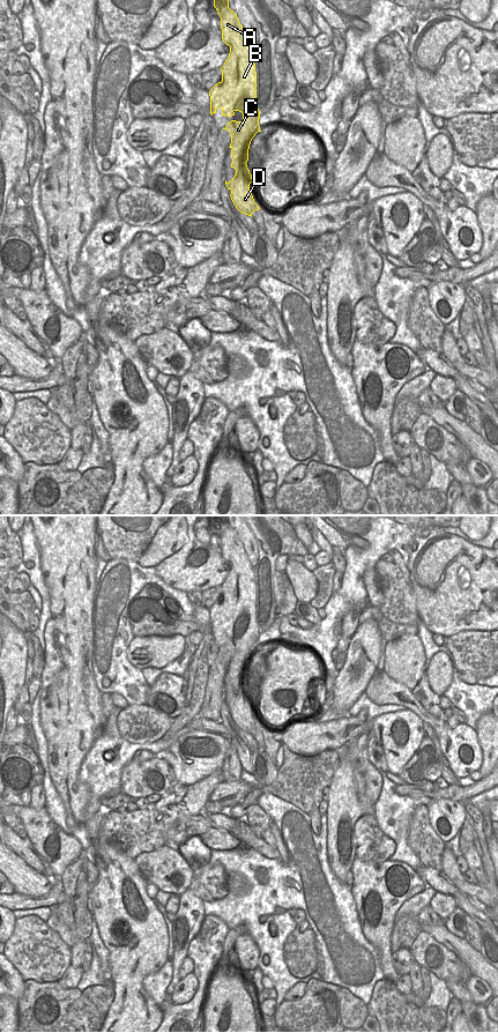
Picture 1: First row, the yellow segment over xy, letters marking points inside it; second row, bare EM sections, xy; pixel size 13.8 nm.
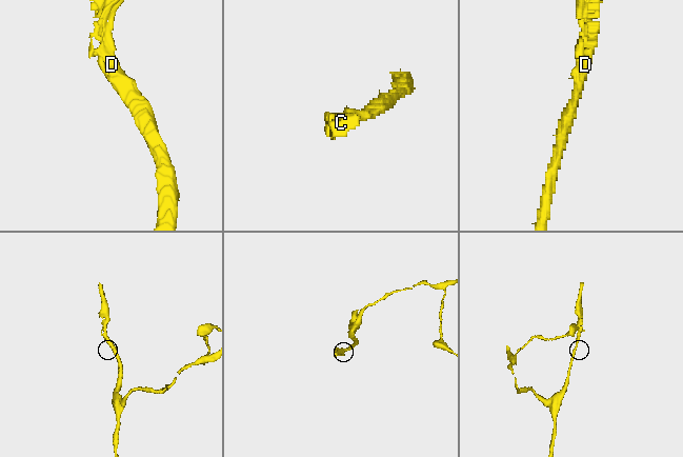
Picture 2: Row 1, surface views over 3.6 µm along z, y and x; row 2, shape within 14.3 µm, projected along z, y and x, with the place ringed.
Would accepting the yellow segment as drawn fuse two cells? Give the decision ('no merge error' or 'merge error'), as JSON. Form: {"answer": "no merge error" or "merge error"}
{"answer": "no merge error"}

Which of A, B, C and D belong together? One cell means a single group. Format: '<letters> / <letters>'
A B C D

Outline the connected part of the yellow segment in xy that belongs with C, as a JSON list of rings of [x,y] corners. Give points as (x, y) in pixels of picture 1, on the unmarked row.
[[[214,515],[214,525],[221,535],[222,557],[230,564],[230,571],[221,585],[222,599],[210,609],[210,632],[222,627],[222,633],[235,633],[236,629],[243,631],[243,638],[231,638],[226,647],[231,653],[230,664],[231,685],[236,692],[231,699],[225,698],[231,708],[231,718],[236,726],[252,735],[260,724],[254,720],[250,708],[253,699],[247,685],[248,667],[252,656],[260,648],[260,629],[257,623],[257,589],[254,567],[251,565],[237,532],[229,526],[229,515]]]

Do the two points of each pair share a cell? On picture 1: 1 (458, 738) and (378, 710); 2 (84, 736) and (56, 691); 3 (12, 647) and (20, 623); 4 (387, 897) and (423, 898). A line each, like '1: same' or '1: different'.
1: different
2: same
3: different
4: different

